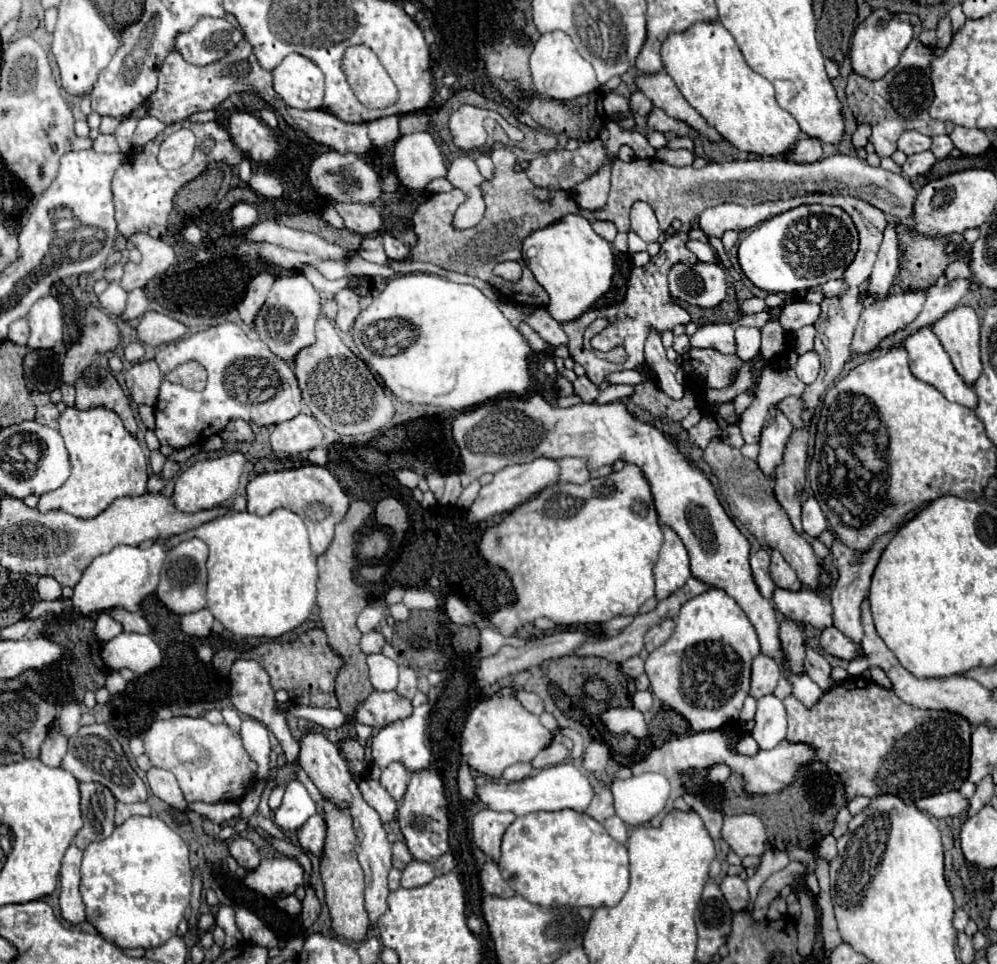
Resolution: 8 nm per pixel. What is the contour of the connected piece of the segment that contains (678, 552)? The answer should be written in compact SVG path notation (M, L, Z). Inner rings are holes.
M663 526L663 534L665 534L665 542L659 550L659 560L655 564L655 596L657 596L657 600L671 596L691 576L689 556L687 556L687 550L685 550L681 538L669 526Z

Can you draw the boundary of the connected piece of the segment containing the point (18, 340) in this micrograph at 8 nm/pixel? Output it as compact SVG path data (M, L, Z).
M21 318L21 320L15 320L9 328L9 334L7 334L7 340L11 340L13 344L19 344L19 346L27 346L27 338L29 338L29 326L27 326L27 320Z

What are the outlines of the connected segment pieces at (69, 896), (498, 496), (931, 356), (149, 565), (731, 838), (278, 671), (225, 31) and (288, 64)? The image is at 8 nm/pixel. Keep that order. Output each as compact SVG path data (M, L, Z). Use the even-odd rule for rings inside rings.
M69 846L65 856L63 856L63 864L61 864L61 896L59 896L59 906L61 906L63 920L67 920L69 924L85 922L83 898L79 894L81 858L83 858L83 852L77 846Z
M535 458L531 462L523 462L523 464L513 464L507 466L499 472L495 472L495 478L491 484L483 486L477 500L473 502L473 506L467 512L467 520L471 524L481 524L485 520L489 520L495 514L503 514L503 512L511 512L515 506L527 502L533 494L541 492L543 488L555 484L559 480L559 462L551 460L551 458Z
M921 328L921 330L915 332L913 336L909 336L903 346L905 346L905 350L909 352L909 358L911 358L911 372L913 372L919 380L935 386L949 402L957 402L957 404L967 406L967 408L971 408L971 410L977 408L975 388L973 388L971 384L967 384L967 382L957 374L957 370L955 370L953 364L951 364L949 354L943 350L939 338L933 334L931 328Z
M159 538L149 548L115 546L109 554L95 558L89 564L89 568L85 570L79 584L75 586L75 594L73 594L75 610L73 612L89 616L89 614L109 610L115 606L121 606L129 612L135 612L139 608L139 602L157 590L159 572L161 572L165 556L167 556L165 540Z
M755 814L725 816L721 836L739 858L761 856L767 848L765 826Z
M313 628L291 642L265 642L245 654L247 658L257 660L271 676L275 690L287 690L293 704L317 706L317 708L335 708L335 676L341 666L341 658L329 648L327 636L321 628Z
M203 18L191 32L183 32L175 38L175 50L197 66L221 60L239 40L243 32L225 18Z
M289 54L273 70L273 88L291 108L319 110L323 106L323 72L301 54Z

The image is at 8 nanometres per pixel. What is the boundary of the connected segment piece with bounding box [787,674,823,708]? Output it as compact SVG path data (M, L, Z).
M787 674L787 678L793 684L793 696L797 696L807 708L811 708L823 696L823 690L809 676L791 676L791 674Z

